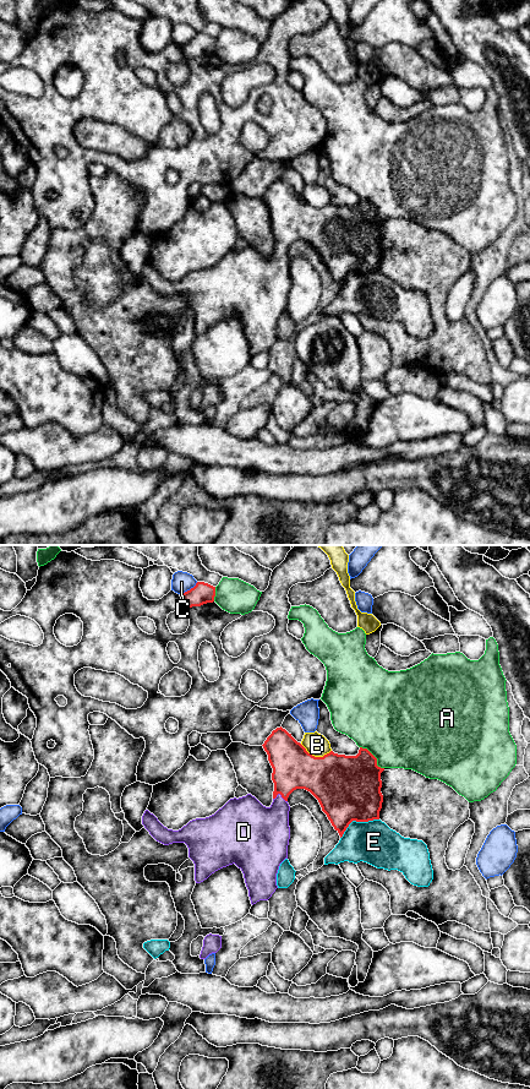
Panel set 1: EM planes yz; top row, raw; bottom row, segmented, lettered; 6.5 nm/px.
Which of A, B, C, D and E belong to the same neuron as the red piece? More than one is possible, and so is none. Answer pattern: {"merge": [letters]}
{"merge": ["D"]}

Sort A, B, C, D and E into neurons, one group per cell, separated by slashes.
A / B / C / D / E

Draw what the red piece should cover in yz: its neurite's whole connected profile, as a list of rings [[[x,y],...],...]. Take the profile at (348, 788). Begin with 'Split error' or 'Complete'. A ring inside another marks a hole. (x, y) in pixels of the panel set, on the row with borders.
Split error. [[[282,726],[273,730],[262,746],[273,768],[272,780],[274,783],[274,791],[273,802],[269,807],[263,806],[255,796],[247,794],[239,799],[230,799],[214,815],[206,818],[192,820],[179,831],[164,827],[148,810],[146,810],[142,816],[142,824],[157,842],[164,845],[173,843],[185,843],[187,845],[188,857],[195,864],[196,883],[201,883],[215,871],[235,864],[244,873],[252,905],[259,900],[268,900],[278,888],[277,873],[280,864],[288,859],[290,839],[290,806],[288,797],[294,790],[305,789],[318,800],[322,811],[327,815],[340,838],[353,821],[368,822],[379,820],[379,811],[383,802],[381,773],[384,768],[377,766],[377,758],[367,748],[360,747],[356,756],[338,755],[330,751],[323,757],[315,757]]]

